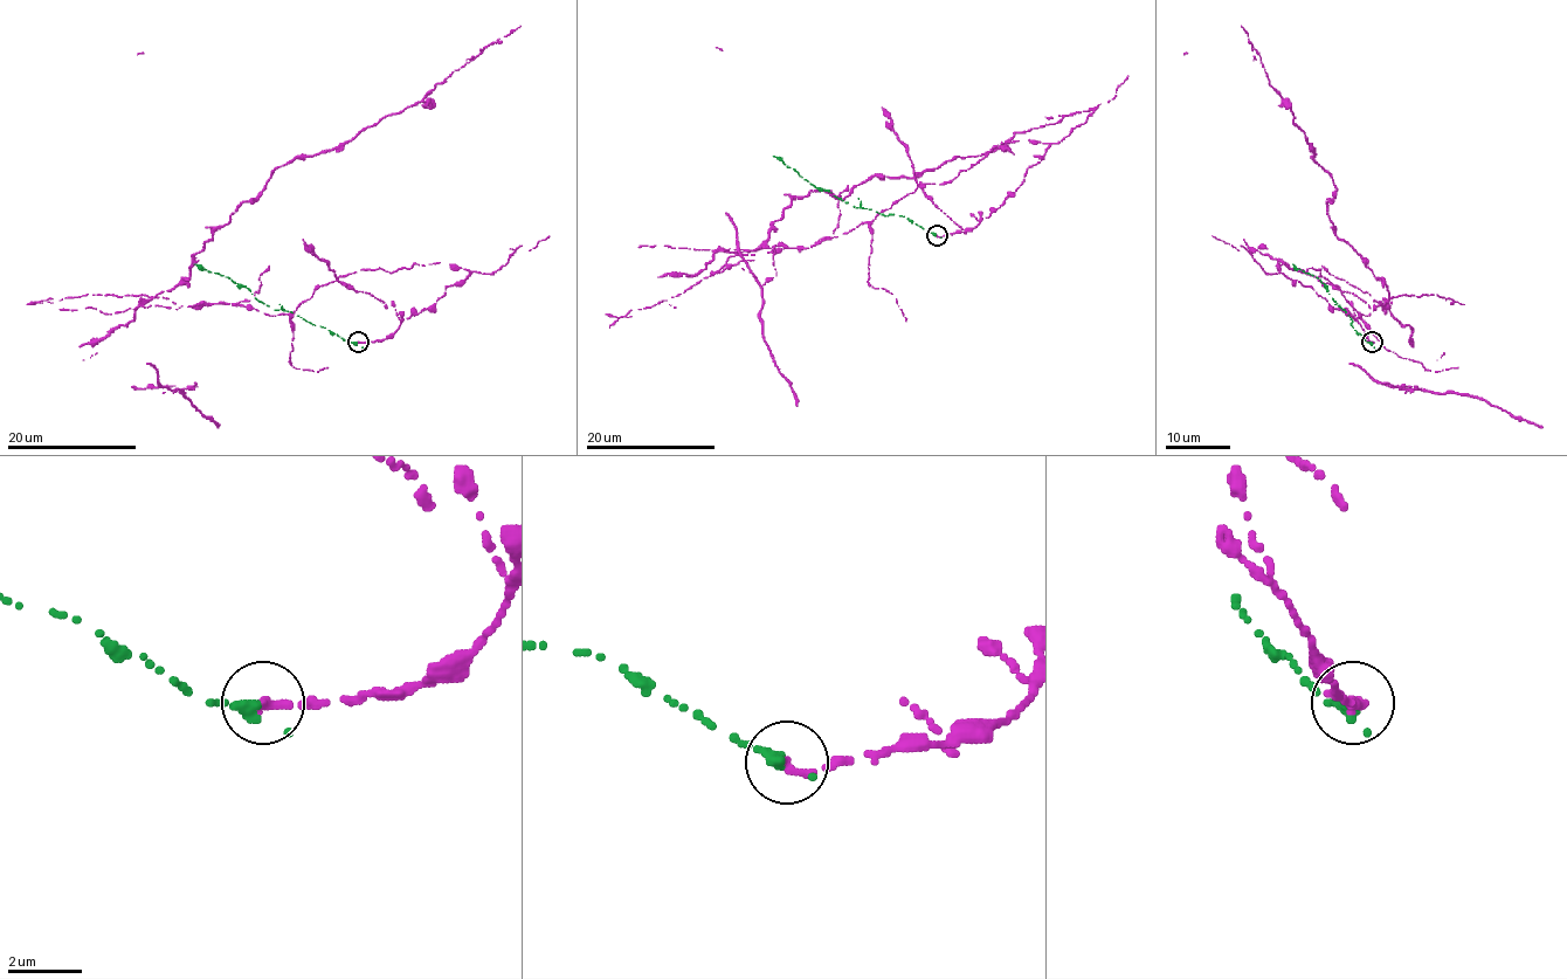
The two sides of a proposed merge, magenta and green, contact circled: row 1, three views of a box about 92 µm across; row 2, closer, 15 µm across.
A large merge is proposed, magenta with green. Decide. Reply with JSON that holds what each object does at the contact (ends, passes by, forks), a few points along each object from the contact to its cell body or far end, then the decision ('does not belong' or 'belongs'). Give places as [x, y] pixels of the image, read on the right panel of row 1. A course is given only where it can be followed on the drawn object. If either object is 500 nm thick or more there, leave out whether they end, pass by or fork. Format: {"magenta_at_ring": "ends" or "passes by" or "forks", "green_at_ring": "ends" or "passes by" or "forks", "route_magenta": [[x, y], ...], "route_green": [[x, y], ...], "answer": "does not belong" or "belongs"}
{"magenta_at_ring": "ends", "green_at_ring": "passes by", "route_magenta": [[1372, 343], [1281, 271], [1320, 270], [1359, 314], [1386, 309], [1385, 284], [1334, 233], [1332, 177], [1242, 25]], "route_green": [[1372, 343], [1353, 328], [1346, 311], [1320, 280], [1293, 263]], "answer": "does not belong"}

